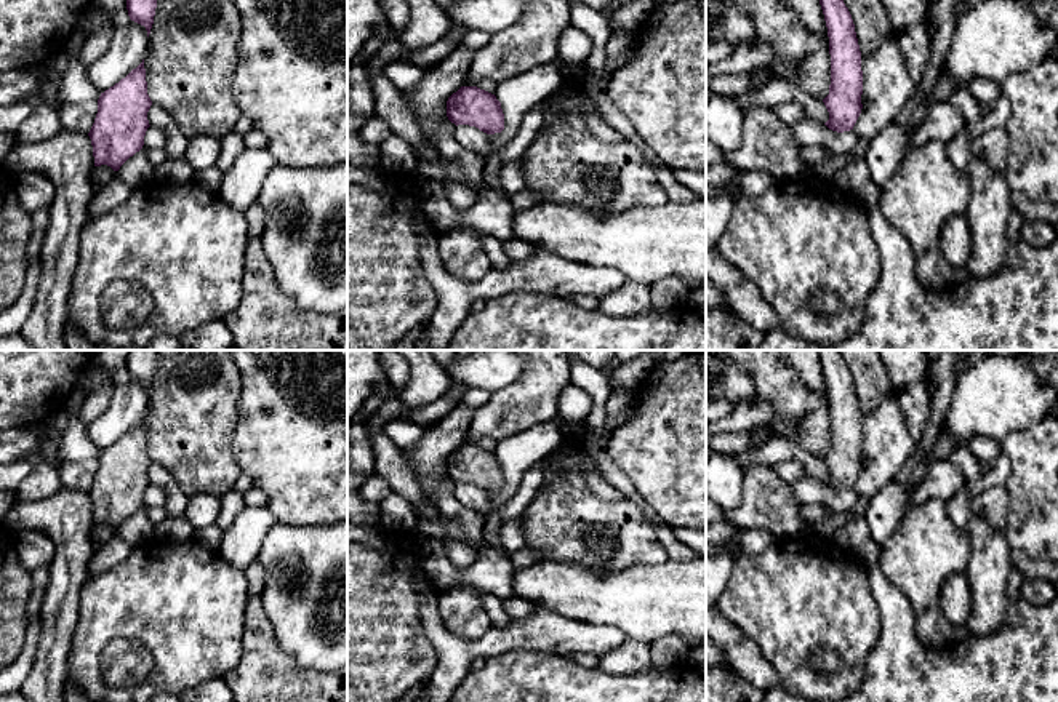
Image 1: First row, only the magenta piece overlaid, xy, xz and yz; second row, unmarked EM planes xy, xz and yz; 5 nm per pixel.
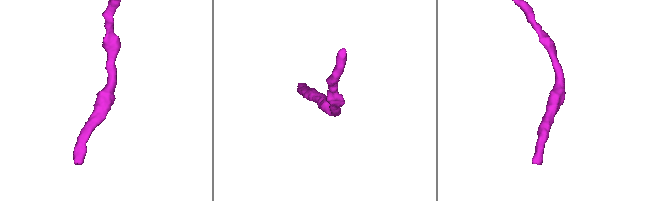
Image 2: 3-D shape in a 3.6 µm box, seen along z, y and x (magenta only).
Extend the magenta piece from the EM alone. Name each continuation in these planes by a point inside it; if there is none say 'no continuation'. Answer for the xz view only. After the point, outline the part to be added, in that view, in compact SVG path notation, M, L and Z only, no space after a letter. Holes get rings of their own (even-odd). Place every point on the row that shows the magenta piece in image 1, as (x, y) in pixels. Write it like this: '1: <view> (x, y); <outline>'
no continuation

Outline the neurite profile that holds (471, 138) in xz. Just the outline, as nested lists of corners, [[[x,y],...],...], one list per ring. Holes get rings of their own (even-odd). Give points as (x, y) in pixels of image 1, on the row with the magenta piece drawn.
[[[458,125],[453,136],[459,146],[475,154],[483,154],[488,147],[488,134],[475,126]]]

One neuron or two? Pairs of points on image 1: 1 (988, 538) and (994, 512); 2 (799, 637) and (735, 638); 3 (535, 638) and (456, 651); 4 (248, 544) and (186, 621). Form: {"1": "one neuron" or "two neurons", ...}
{"1": "one neuron", "2": "two neurons", "3": "one neuron", "4": "two neurons"}

